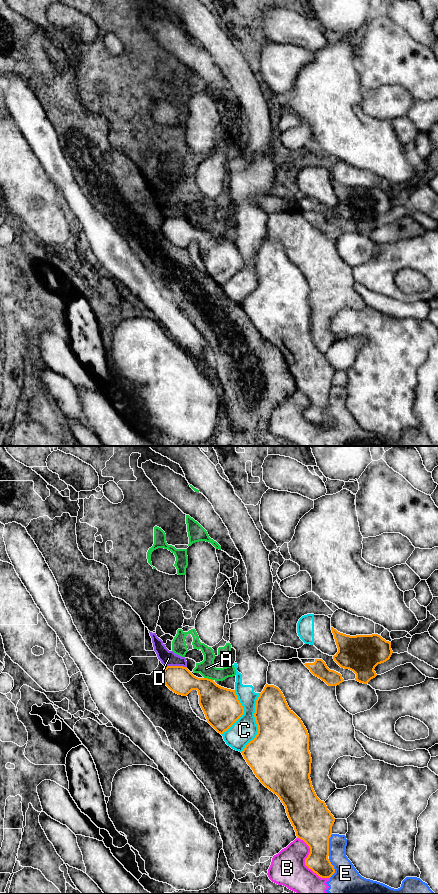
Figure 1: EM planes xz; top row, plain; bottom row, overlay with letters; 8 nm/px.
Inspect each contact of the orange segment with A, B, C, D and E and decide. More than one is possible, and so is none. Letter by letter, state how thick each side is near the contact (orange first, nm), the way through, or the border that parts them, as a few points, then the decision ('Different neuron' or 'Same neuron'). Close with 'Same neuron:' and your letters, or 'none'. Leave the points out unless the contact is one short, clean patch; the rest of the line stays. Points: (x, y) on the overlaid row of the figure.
A: Thickness 300 nm (orange) against 140 nm. Different neuron
B: Thickness 220 nm (orange) against 280 nm. Different neuron
C: Thickness 420 nm (orange) against 200 nm. Different neuron
D: Thickness 220 nm (orange) against 130 nm. Boundary: xz (186, 666), (165, 667). Different neuron
E: Thickness 320 nm (orange) against 160 nm. Different neuron
Same neuron: none

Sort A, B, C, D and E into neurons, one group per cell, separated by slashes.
A / B C D E

